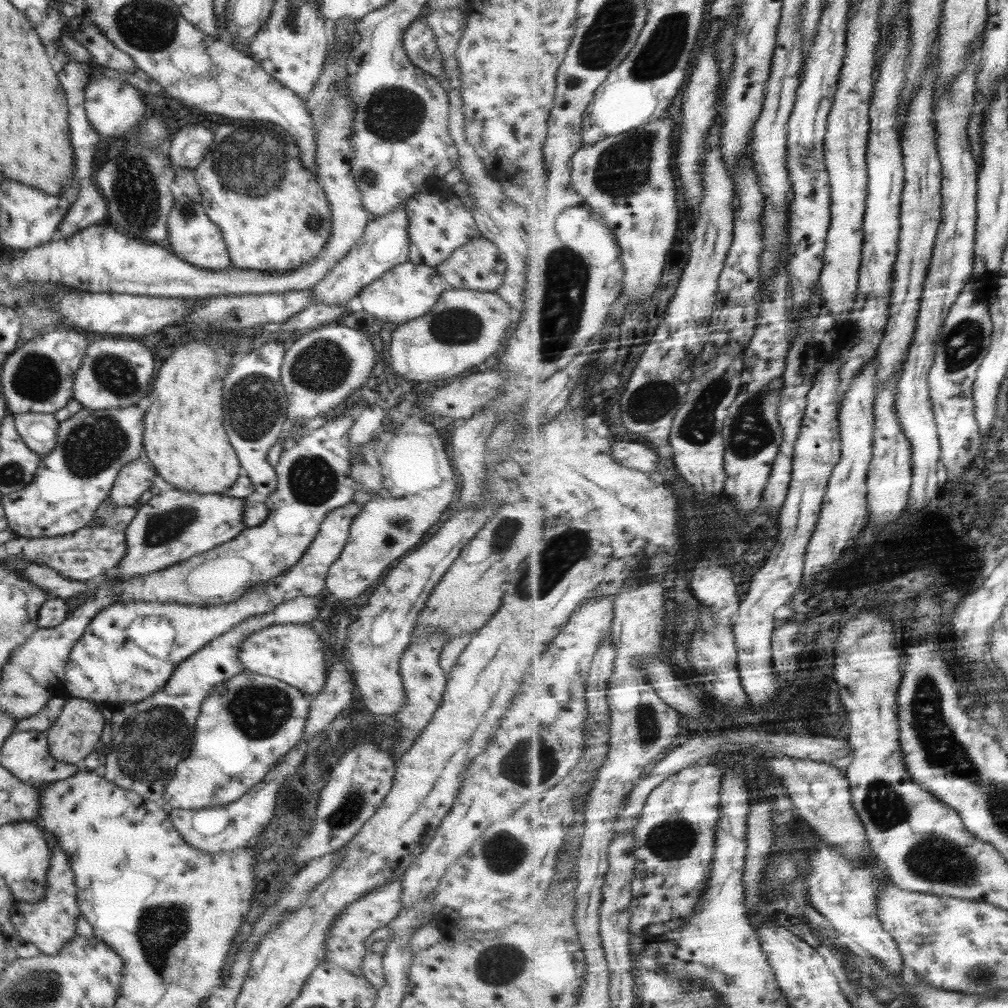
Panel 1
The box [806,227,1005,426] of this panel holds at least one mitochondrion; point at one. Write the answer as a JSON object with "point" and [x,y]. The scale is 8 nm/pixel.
{"point":[963,345]}

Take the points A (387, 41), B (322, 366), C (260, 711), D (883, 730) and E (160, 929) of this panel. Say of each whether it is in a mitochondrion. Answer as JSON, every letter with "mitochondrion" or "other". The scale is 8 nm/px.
{"A":"other","B":"mitochondrion","C":"mitochondrion","D":"other","E":"mitochondrion"}

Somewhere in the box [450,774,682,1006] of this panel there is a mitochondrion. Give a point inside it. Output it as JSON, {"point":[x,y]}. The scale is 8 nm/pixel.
{"point":[501,963]}

